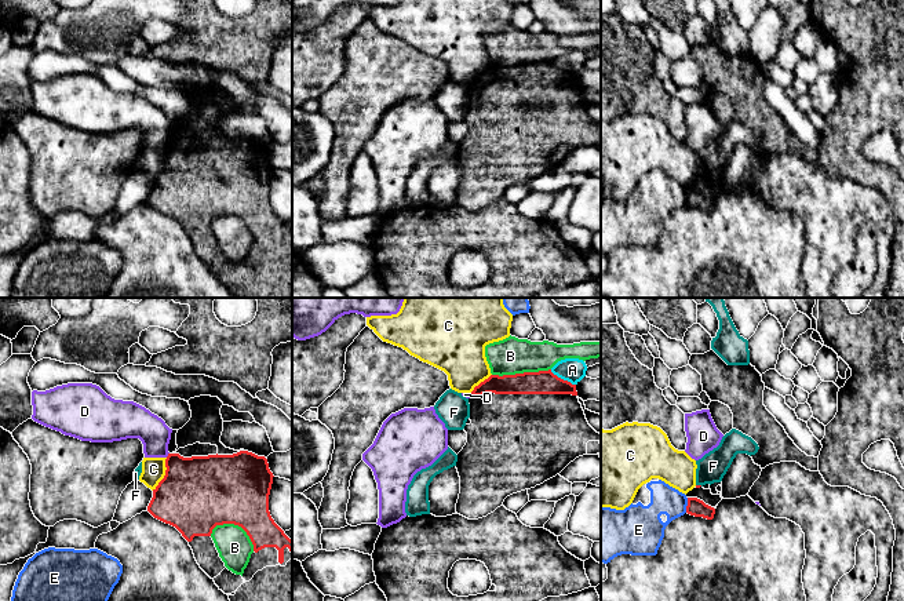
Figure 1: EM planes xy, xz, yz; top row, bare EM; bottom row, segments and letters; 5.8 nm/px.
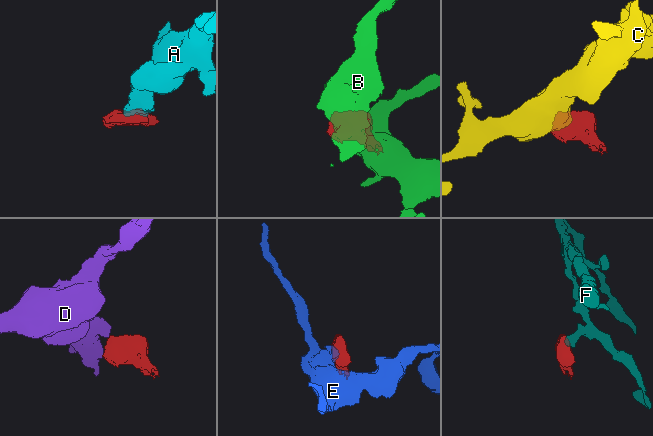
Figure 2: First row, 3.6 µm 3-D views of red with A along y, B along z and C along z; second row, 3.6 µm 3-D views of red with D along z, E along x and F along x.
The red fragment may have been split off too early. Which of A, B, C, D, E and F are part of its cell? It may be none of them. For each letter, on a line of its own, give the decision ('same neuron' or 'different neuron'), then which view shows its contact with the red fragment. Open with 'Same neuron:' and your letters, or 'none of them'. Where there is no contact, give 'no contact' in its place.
Same neuron: none of them
A: different neuron; contact in xz
B: different neuron; contact in xy
C: different neuron; contact in xy
D: different neuron; contact in xy
E: different neuron; contact in yz
F: different neuron; contact in yz

